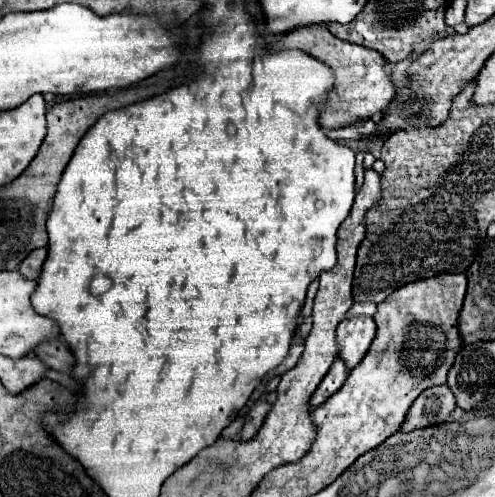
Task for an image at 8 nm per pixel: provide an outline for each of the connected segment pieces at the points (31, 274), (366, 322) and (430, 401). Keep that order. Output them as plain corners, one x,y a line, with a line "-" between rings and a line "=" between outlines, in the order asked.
38,248
38,250
30,252
30,254
26,256
26,260
22,260
22,264
18,266
18,270
20,270
26,278
30,278
30,280
38,280
38,278
40,278
40,270
42,270
44,260
46,260
46,254
48,254
46,248
=
354,316
344,318
336,328
336,338
340,344
338,356
352,370
368,352
372,340
376,336
376,324
370,316
=
446,384
432,386
426,392
422,392
422,396
418,396
416,402
412,404
402,424
402,432
412,432
416,428
426,428
446,422
454,408
456,408
456,398
450,392
450,388

